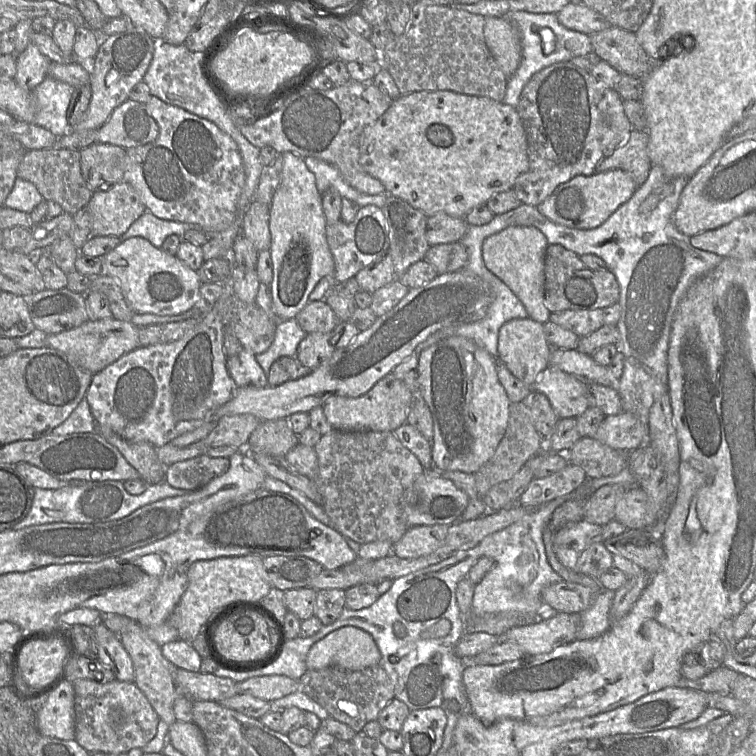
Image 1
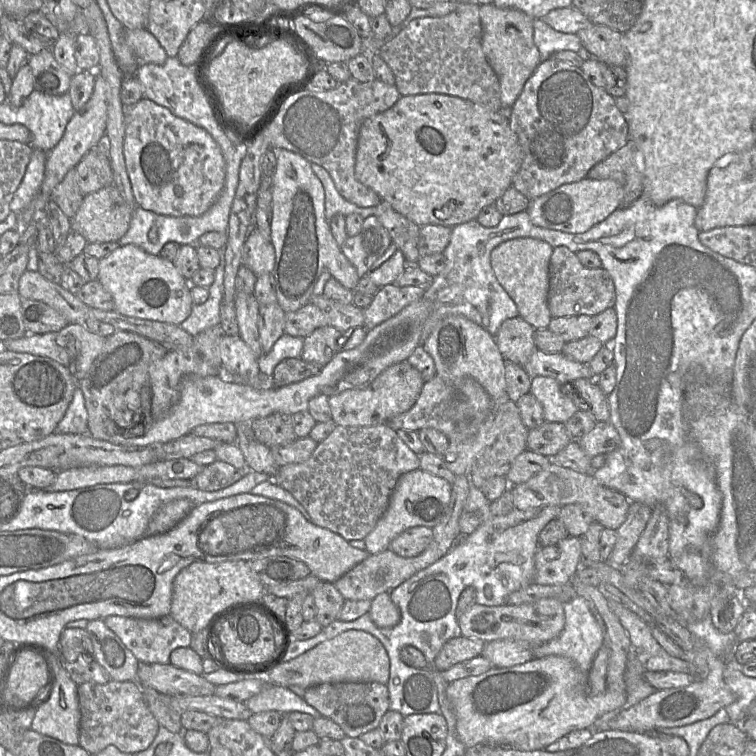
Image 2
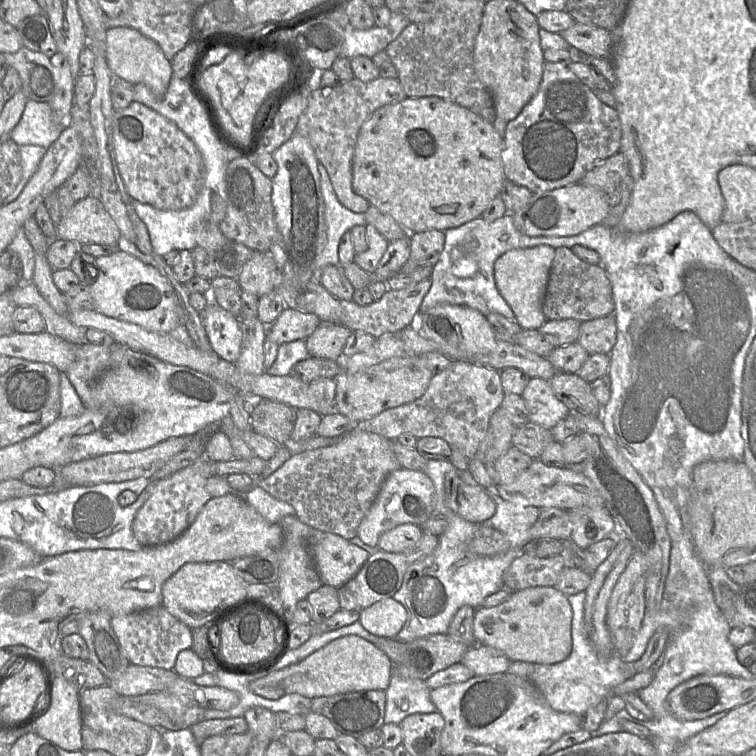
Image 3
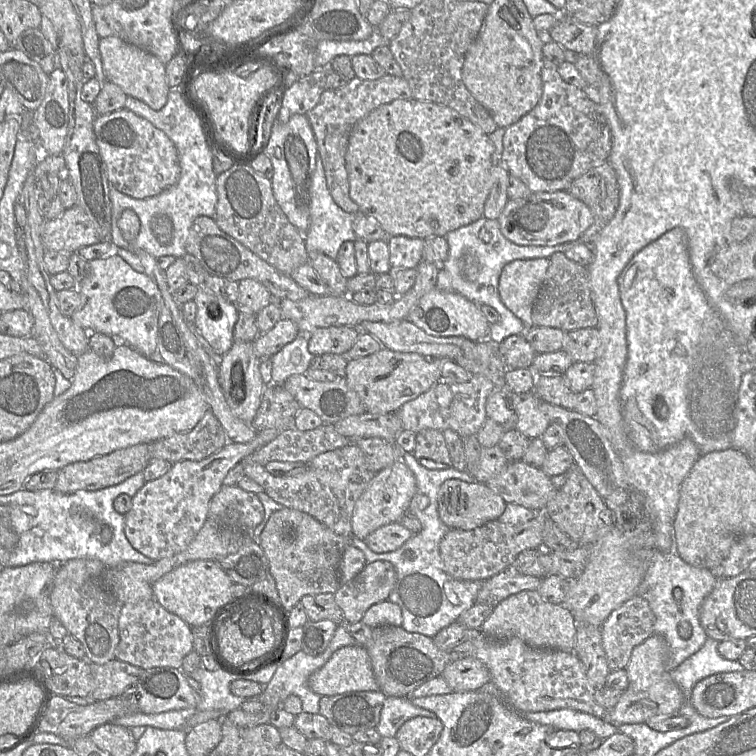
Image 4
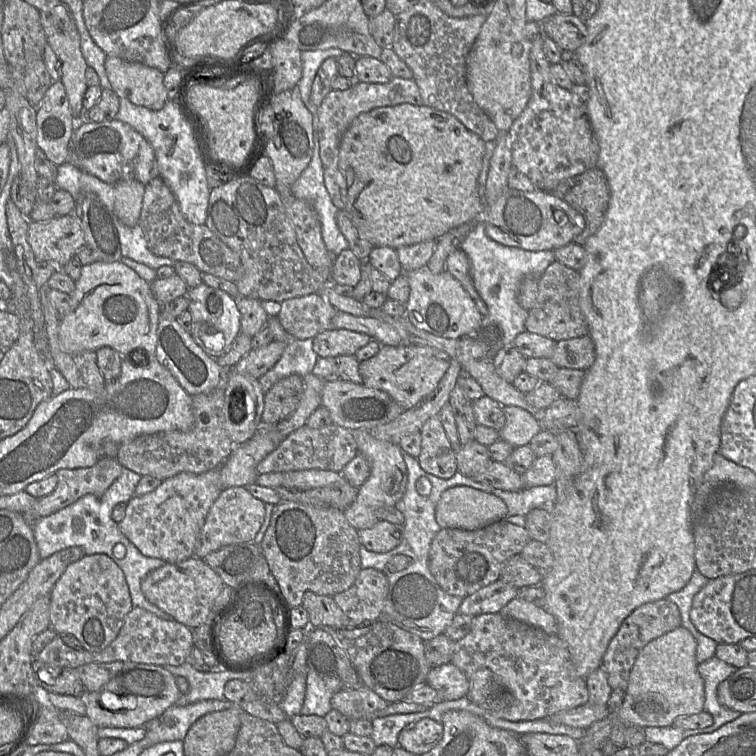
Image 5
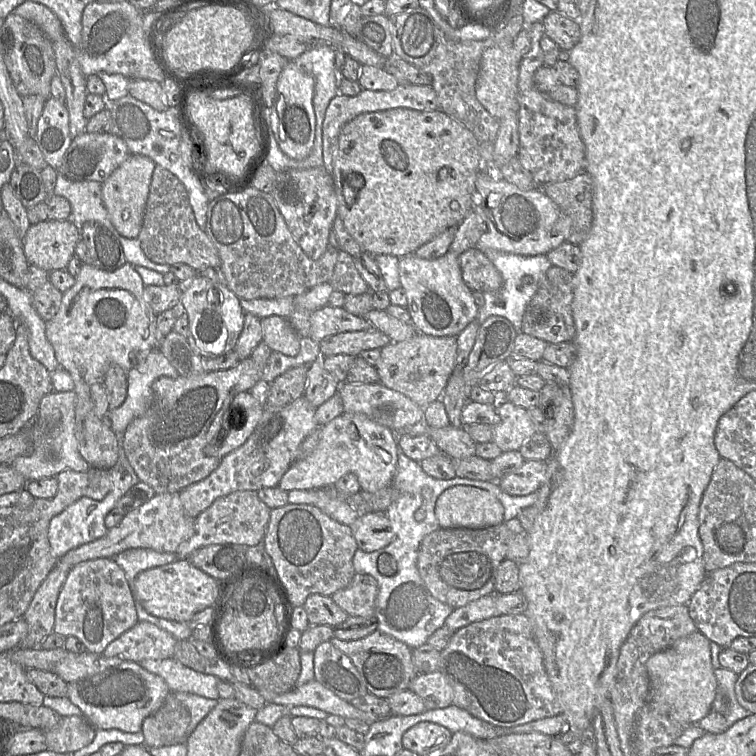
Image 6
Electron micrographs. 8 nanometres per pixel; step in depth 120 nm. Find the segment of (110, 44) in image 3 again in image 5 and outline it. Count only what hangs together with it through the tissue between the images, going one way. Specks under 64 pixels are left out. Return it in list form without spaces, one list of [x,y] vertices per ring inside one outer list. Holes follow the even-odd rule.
[[[107,55],[105,71],[113,91],[135,105],[153,111],[161,110],[168,101],[164,74],[139,62]]]

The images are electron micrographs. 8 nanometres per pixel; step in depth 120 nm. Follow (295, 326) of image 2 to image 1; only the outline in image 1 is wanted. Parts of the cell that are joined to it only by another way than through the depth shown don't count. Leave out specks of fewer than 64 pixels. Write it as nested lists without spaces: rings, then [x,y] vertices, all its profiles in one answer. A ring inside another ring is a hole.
[[[324,300],[309,301],[296,315],[299,326],[308,334],[332,332],[339,319],[333,309]]]

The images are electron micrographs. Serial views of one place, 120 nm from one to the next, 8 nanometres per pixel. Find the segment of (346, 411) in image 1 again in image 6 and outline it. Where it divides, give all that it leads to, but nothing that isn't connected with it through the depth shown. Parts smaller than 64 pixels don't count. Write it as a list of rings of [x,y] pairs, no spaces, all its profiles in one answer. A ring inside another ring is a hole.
[[[417,333],[409,340],[402,342],[390,342],[380,349],[380,358],[375,365],[379,375],[379,383],[387,388],[399,392],[413,401],[417,406],[424,408],[439,400],[447,386],[447,383],[455,370],[457,356],[456,337],[435,337]]]

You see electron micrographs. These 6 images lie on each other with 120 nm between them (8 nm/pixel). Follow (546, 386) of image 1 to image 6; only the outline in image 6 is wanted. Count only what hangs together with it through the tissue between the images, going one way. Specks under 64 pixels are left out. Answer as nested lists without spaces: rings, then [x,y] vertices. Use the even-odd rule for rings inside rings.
[[[505,399],[495,408],[500,422],[493,426],[492,441],[502,452],[518,450],[536,432],[527,409]]]

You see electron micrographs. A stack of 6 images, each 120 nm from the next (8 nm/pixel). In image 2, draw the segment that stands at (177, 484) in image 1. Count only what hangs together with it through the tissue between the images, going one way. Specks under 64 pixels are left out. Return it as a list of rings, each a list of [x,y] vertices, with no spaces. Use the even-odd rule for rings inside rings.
[[[220,460],[203,467],[202,471],[190,479],[190,486],[203,491],[225,488],[246,474],[246,469],[238,469]]]

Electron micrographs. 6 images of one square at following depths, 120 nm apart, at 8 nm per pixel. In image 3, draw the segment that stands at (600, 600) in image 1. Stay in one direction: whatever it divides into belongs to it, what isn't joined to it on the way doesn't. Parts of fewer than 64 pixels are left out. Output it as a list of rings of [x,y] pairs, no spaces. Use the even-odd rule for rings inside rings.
[[[585,592],[568,596],[573,611],[571,629],[573,644],[572,651],[565,660],[555,664],[512,661],[507,671],[529,678],[543,693],[552,709],[581,717],[589,707],[611,696],[613,689],[626,680],[622,672],[624,659],[614,653],[608,657],[601,657],[591,643],[584,624],[585,599]]]

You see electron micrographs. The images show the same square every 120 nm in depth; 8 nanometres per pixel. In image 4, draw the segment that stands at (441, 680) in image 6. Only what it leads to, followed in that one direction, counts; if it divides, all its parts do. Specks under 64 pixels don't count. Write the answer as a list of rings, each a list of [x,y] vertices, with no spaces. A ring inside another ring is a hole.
[[[470,655],[453,658],[440,676],[453,692],[474,691],[491,682],[490,672],[485,664]]]

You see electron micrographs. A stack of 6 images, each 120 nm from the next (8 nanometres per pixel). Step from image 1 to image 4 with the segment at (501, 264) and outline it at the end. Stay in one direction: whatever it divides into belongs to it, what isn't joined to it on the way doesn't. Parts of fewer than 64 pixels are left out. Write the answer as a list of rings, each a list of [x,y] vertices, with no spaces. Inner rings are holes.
[[[550,258],[514,260],[502,269],[500,298],[527,329],[534,327],[532,311],[550,263]]]

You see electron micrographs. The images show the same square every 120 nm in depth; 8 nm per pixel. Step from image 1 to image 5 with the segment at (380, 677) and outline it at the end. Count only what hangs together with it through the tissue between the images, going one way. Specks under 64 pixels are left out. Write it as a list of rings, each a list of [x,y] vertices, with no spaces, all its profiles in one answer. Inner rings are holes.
[[[369,688],[342,690],[331,697],[332,709],[337,710],[347,719],[373,721],[373,714],[385,709],[389,702]]]

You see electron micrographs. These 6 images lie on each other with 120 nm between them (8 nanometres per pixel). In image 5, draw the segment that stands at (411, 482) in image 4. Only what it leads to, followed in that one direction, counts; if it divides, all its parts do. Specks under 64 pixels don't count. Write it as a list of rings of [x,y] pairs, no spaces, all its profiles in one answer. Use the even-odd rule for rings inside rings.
[[[353,429],[358,453],[364,456],[370,466],[370,475],[358,488],[355,501],[346,508],[346,520],[356,530],[372,527],[380,520],[383,510],[394,507],[403,496],[407,484],[407,467],[399,445],[372,436],[368,429]]]

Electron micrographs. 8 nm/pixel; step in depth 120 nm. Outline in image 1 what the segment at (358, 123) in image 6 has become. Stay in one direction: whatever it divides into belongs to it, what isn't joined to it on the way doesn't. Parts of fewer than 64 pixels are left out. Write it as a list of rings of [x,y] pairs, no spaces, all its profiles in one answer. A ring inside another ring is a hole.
[[[451,91],[400,95],[380,118],[365,128],[359,162],[366,173],[384,185],[389,196],[406,201],[428,217],[445,213],[464,219],[474,207],[513,189],[517,178],[529,170],[527,137],[517,109],[487,97]]]

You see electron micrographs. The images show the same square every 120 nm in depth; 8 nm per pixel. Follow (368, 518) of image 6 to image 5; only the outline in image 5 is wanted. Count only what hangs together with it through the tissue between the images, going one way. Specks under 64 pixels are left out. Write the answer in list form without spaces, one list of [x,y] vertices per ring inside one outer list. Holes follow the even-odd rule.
[[[379,520],[372,527],[358,530],[359,540],[367,550],[385,553],[402,540],[402,525],[395,525],[389,521]]]

